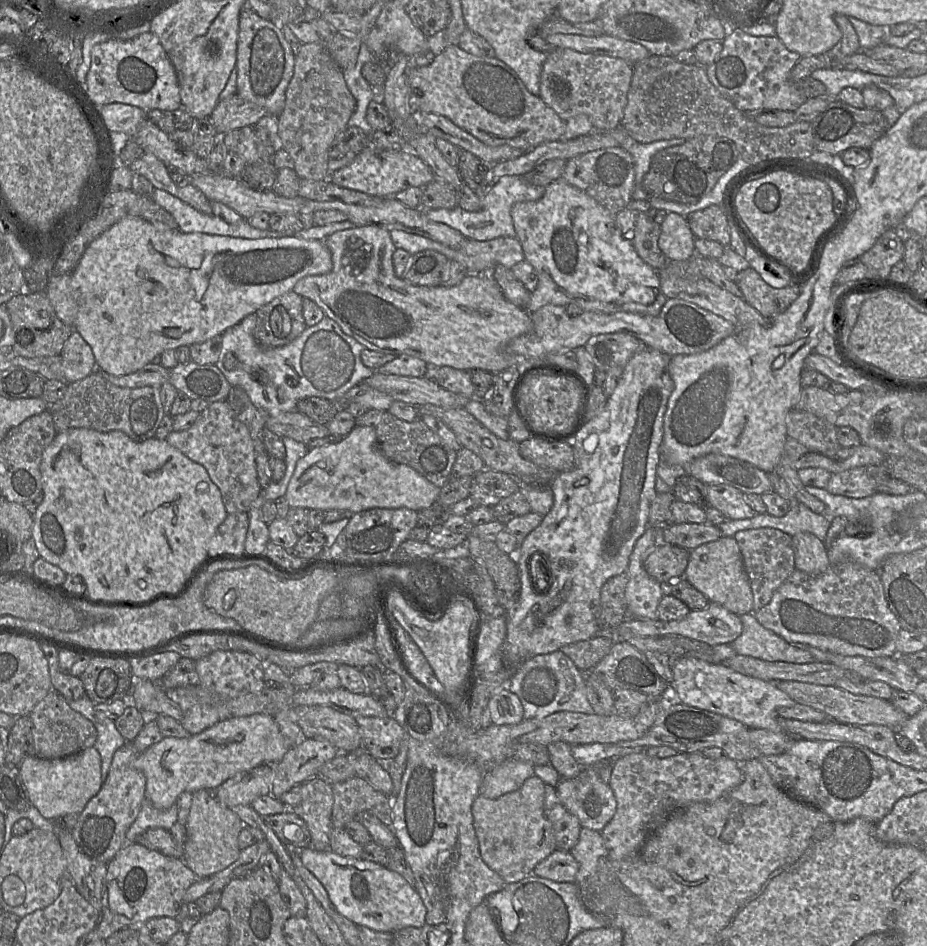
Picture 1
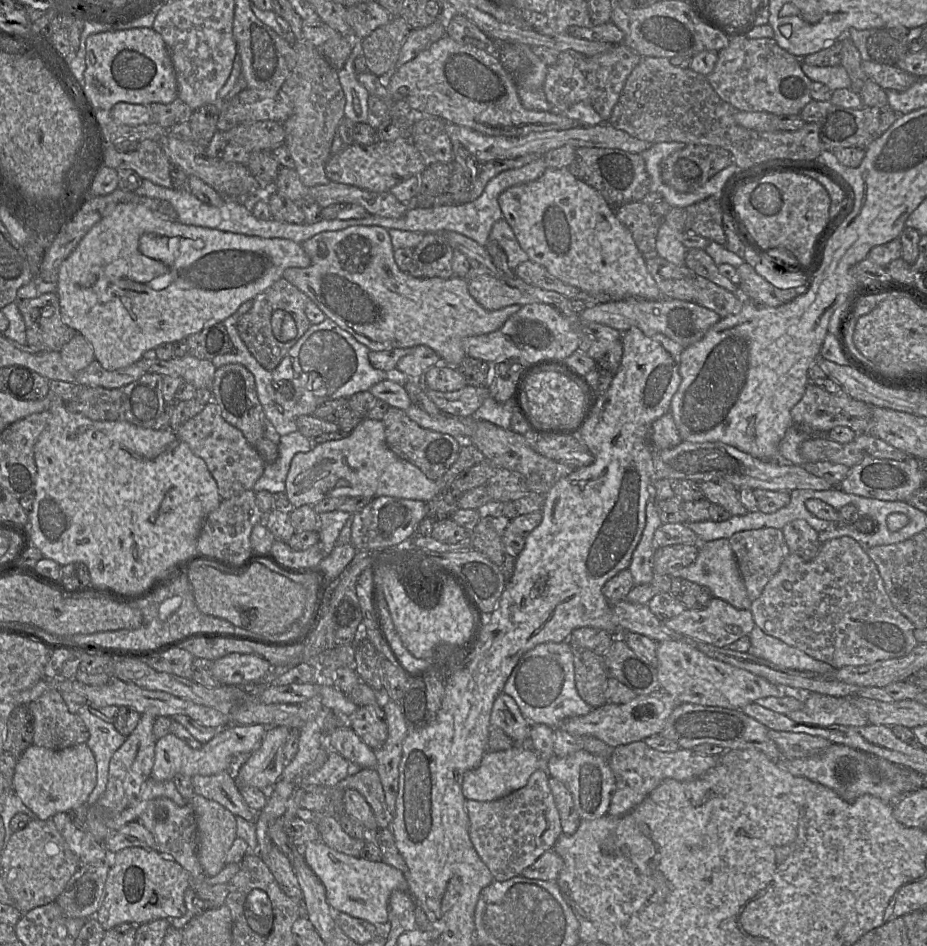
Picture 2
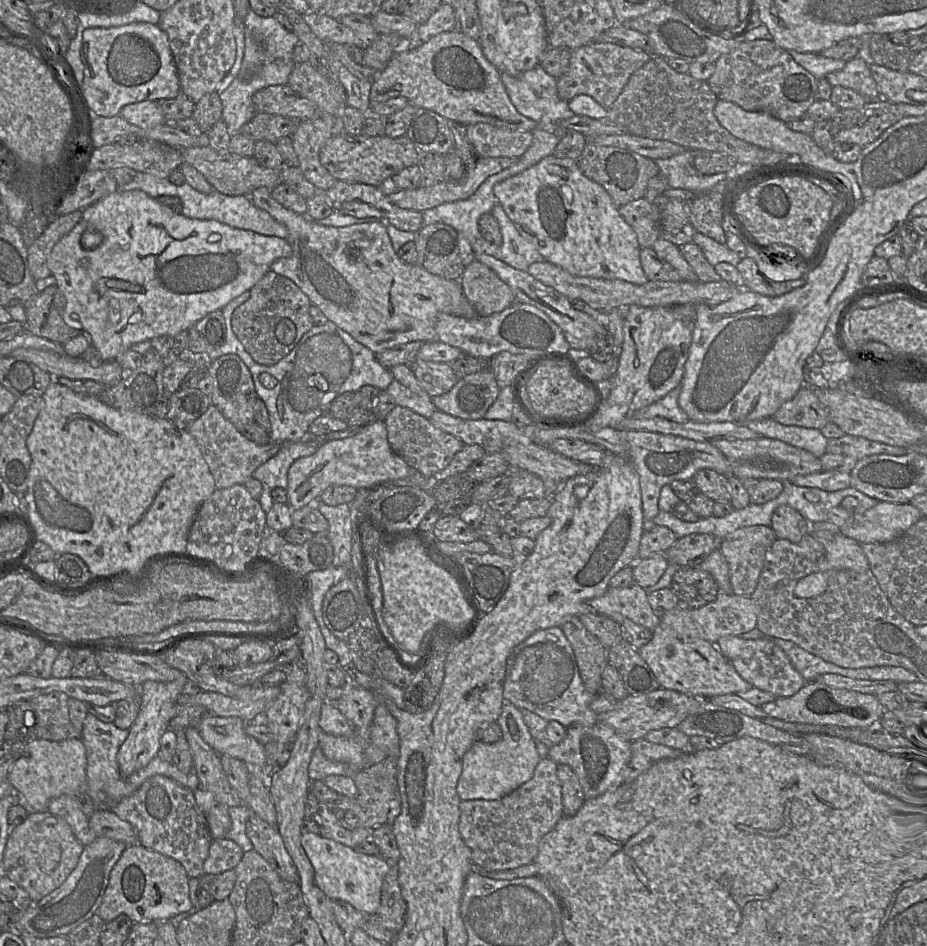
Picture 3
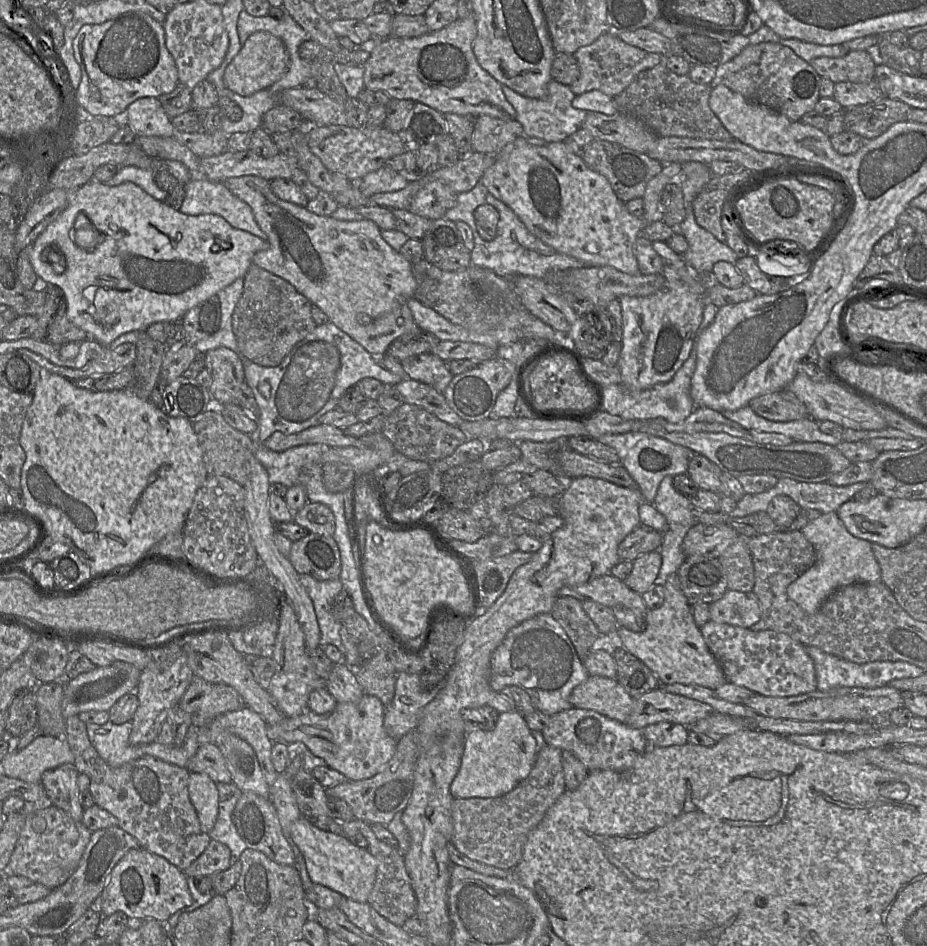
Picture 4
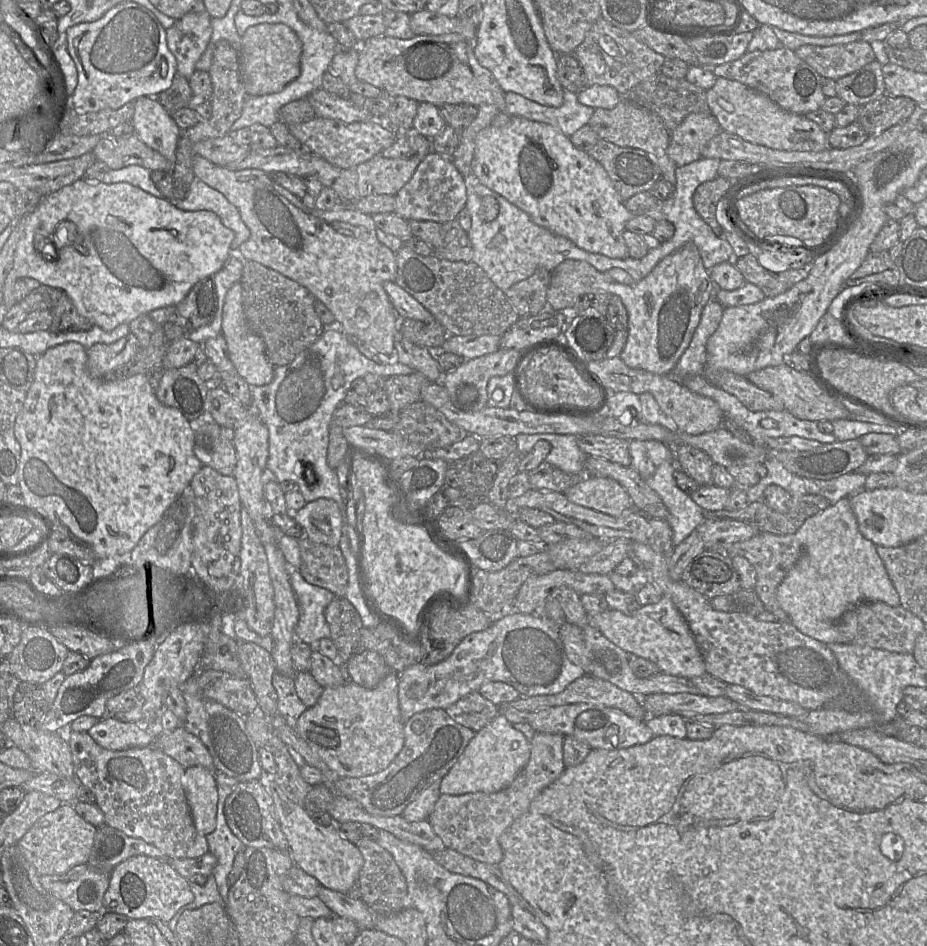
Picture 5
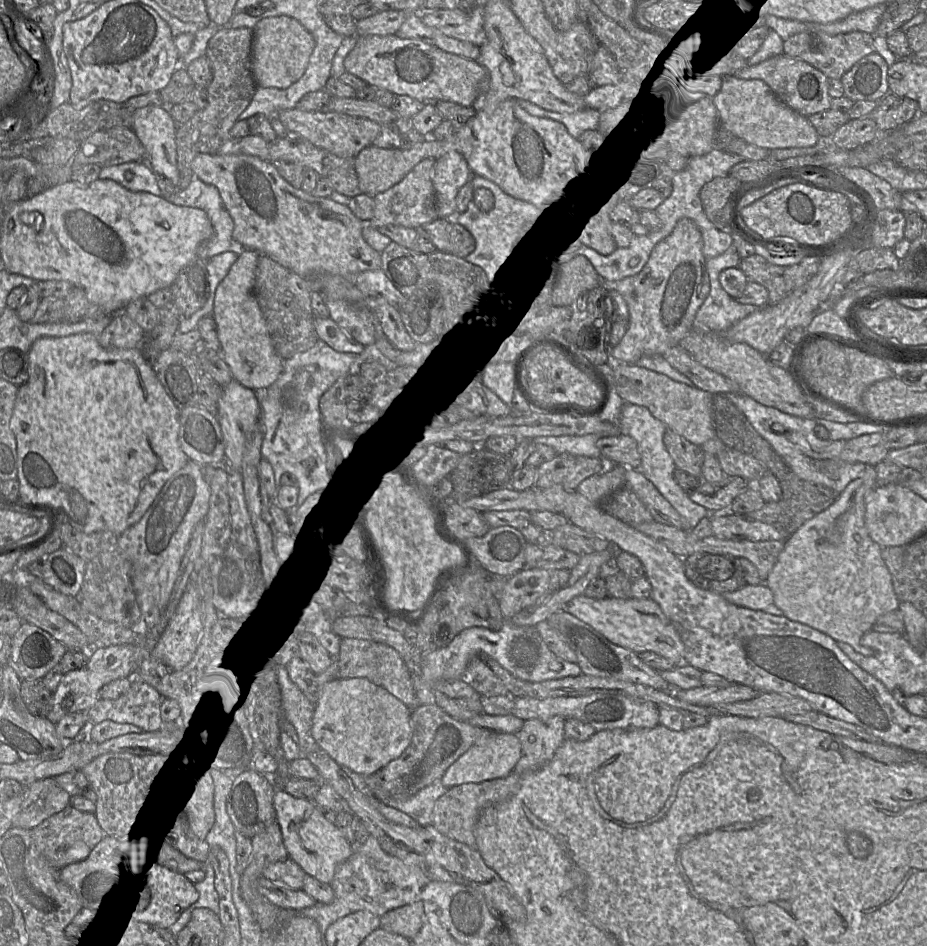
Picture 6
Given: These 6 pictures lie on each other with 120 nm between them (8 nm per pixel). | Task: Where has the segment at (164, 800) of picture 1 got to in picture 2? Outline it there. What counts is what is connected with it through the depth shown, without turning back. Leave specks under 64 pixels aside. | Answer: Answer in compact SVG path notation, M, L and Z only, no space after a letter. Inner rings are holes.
M231 724L222 728L209 742L193 749L172 733L156 741L154 765L150 777L156 781L169 781L176 775L193 777L212 776L231 771L240 761L250 755L260 744L267 727L262 724Z

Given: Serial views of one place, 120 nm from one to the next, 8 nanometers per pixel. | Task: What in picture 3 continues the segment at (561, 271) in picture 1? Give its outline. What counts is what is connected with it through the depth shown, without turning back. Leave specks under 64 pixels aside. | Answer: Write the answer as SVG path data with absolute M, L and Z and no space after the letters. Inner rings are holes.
M549 155L520 174L497 183L493 192L521 235L535 245L544 260L578 277L619 279L636 285L649 281L641 265L641 247L636 232L622 217L604 187L587 178L576 160ZM477 260L465 267L460 284L464 295L481 317L499 313L515 302L511 288Z

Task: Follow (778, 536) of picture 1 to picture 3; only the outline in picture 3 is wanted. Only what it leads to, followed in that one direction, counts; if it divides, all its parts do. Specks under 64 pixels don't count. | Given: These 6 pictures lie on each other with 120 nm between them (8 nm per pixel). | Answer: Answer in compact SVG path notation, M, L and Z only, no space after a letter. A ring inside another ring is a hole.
M770 526L740 528L721 540L735 595L750 597L755 591L767 550L777 539Z

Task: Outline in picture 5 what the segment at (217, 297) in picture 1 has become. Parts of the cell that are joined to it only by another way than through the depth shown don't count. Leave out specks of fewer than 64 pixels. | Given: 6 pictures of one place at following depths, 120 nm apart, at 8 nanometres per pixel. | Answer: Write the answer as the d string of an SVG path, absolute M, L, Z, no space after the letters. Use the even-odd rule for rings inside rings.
M82 178L56 192L48 194L32 212L24 216L23 234L17 243L13 266L6 278L3 289L3 304L9 309L13 307L16 304L13 295L16 281L18 279L32 278L42 285L64 291L71 298L80 315L89 319L95 326L105 331L111 331L120 324L129 324L140 315L149 314L155 309L178 305L198 281L213 276L224 266L230 257L230 248L234 237L234 232L225 227L217 214L210 210L183 211L173 205L170 200L157 198L127 182L106 184L103 181L91 182ZM47 242L51 242L57 250L57 258L54 260L47 260L41 254L41 247L44 247Z

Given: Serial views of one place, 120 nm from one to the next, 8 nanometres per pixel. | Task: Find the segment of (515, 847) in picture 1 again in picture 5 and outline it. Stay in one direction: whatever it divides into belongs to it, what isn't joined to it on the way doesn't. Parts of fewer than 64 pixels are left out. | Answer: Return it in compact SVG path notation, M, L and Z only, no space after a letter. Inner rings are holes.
M536 731L530 740L528 764L503 790L494 793L441 794L428 820L445 846L477 861L498 866L503 859L499 843L502 833L527 812L531 802L555 782L566 768L563 760L564 737L562 734Z

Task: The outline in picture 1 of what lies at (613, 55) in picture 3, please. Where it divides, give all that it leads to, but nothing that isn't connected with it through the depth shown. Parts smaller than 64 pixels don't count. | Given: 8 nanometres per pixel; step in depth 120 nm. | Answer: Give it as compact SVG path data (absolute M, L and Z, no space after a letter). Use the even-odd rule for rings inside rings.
M553 48L548 52L548 56L542 67L539 96L564 121L573 116L584 114L592 122L594 131L612 130L620 126L624 116L633 65L621 58L585 54L569 48Z

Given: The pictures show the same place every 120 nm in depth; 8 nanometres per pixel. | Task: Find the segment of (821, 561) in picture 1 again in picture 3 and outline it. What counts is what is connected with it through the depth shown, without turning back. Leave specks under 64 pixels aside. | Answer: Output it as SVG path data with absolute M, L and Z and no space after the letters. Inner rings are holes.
M781 505L774 510L770 527L778 539L792 543L799 542L804 535L812 532L810 523L789 505Z

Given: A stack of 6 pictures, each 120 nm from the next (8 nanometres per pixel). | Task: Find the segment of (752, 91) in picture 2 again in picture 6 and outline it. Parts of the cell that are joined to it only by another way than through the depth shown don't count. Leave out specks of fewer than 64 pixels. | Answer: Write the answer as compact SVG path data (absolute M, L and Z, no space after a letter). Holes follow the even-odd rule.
M783 53L754 64L746 64L743 60L732 75L741 79L764 81L781 101L804 116L828 110L831 107L831 97L827 85L828 77L807 62Z

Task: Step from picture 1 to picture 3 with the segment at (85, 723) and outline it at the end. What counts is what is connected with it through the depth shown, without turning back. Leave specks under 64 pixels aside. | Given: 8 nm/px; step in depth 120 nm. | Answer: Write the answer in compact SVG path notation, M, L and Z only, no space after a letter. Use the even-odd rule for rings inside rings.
M51 692L30 699L38 714L37 739L62 741L82 737L82 732L77 731L70 721L69 699L63 692Z

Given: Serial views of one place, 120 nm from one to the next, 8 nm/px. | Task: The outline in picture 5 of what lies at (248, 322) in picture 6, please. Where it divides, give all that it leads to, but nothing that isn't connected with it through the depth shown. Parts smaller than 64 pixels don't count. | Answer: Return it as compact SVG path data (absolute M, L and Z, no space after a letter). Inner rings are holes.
M241 282L233 284L226 294L223 306L222 335L226 340L229 357L237 373L250 386L263 386L272 382L275 367L266 356L264 341L247 324L243 310Z

